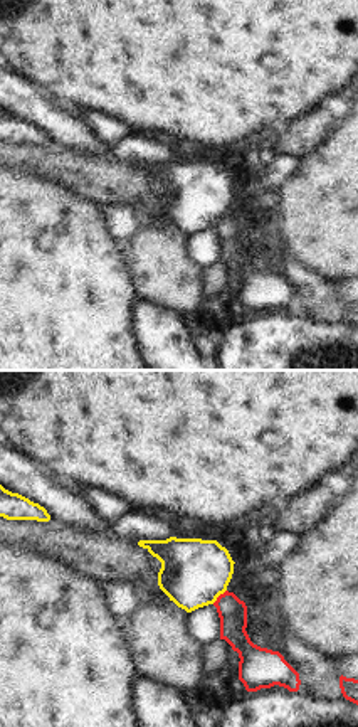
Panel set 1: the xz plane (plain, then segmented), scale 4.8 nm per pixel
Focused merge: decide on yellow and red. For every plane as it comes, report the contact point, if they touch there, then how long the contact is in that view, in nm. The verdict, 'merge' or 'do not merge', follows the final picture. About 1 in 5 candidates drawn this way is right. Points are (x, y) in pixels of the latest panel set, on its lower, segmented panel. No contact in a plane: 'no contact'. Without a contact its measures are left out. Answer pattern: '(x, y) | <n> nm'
(219, 594) | 100 nm

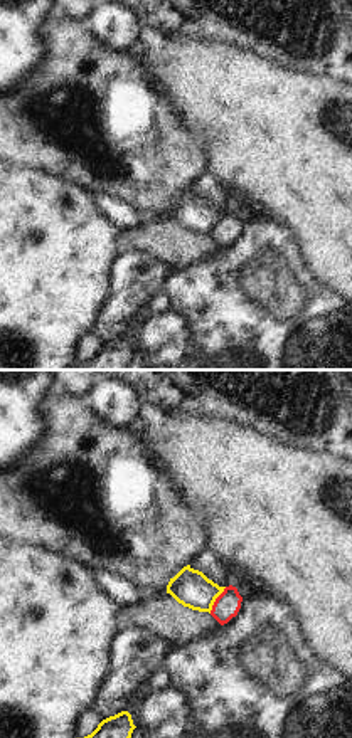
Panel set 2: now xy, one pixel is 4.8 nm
(214, 600) | 150 nm

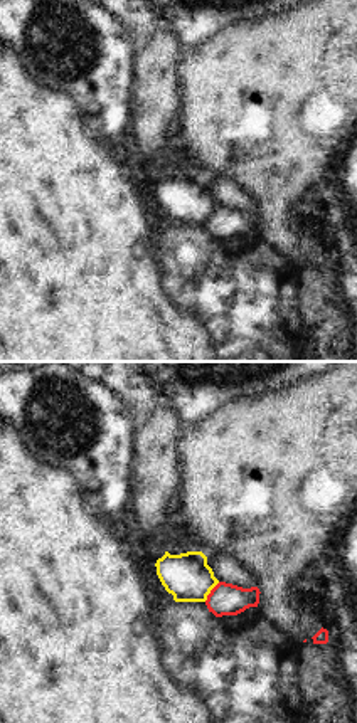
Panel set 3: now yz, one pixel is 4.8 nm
(209, 592) | 120 nm

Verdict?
do not merge

